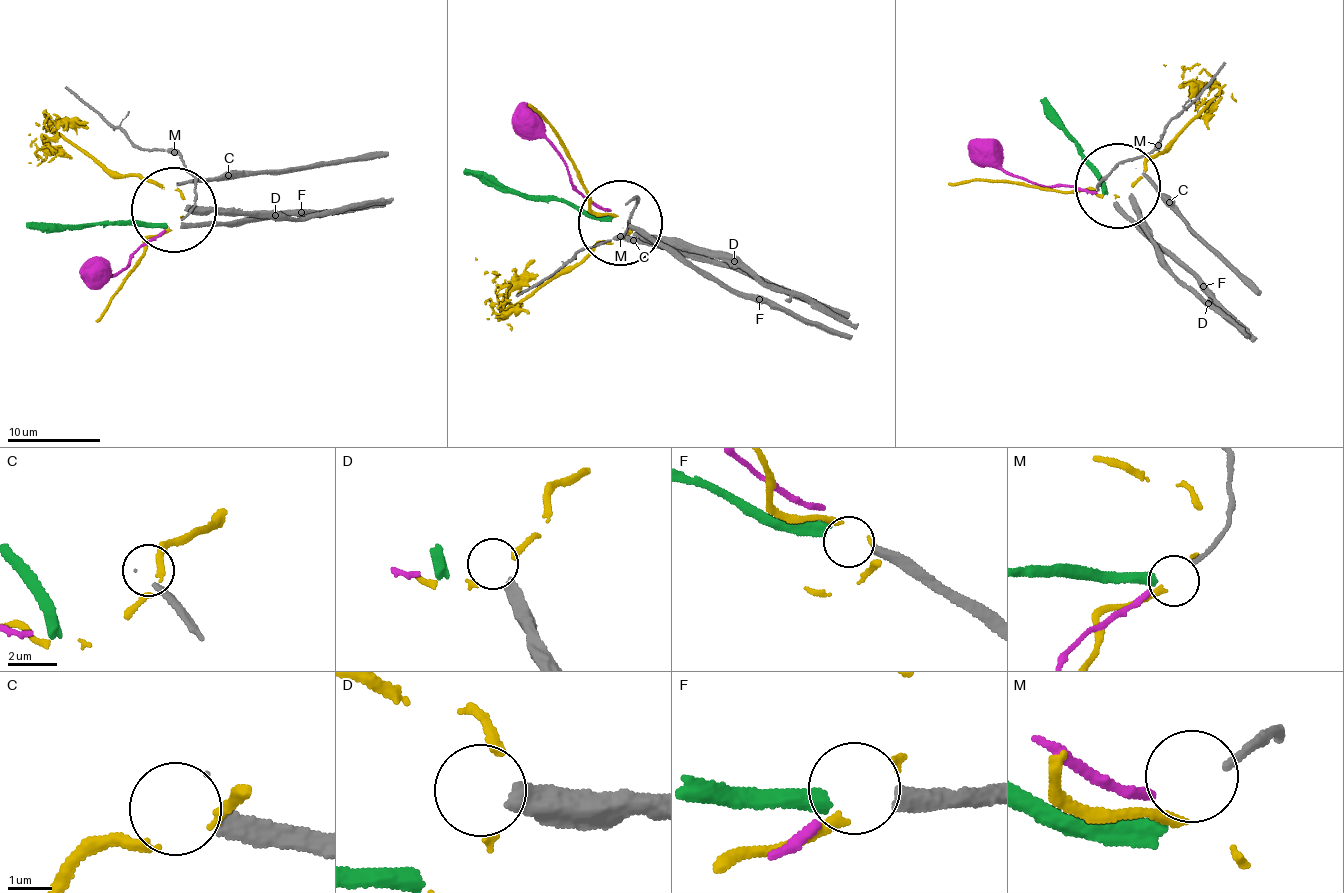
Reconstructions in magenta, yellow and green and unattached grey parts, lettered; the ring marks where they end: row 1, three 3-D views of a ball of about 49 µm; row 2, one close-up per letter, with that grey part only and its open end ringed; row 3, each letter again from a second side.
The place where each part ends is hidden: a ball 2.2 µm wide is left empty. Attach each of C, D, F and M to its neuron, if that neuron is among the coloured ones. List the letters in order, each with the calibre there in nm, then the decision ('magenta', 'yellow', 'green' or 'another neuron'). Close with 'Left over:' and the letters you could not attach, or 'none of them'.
C: 360 nm thick; another neuron
D: 400 nm thick; another neuron
F: 420 nm thick; another neuron
M: 170 nm thick; magenta
Left over: C, D, F

